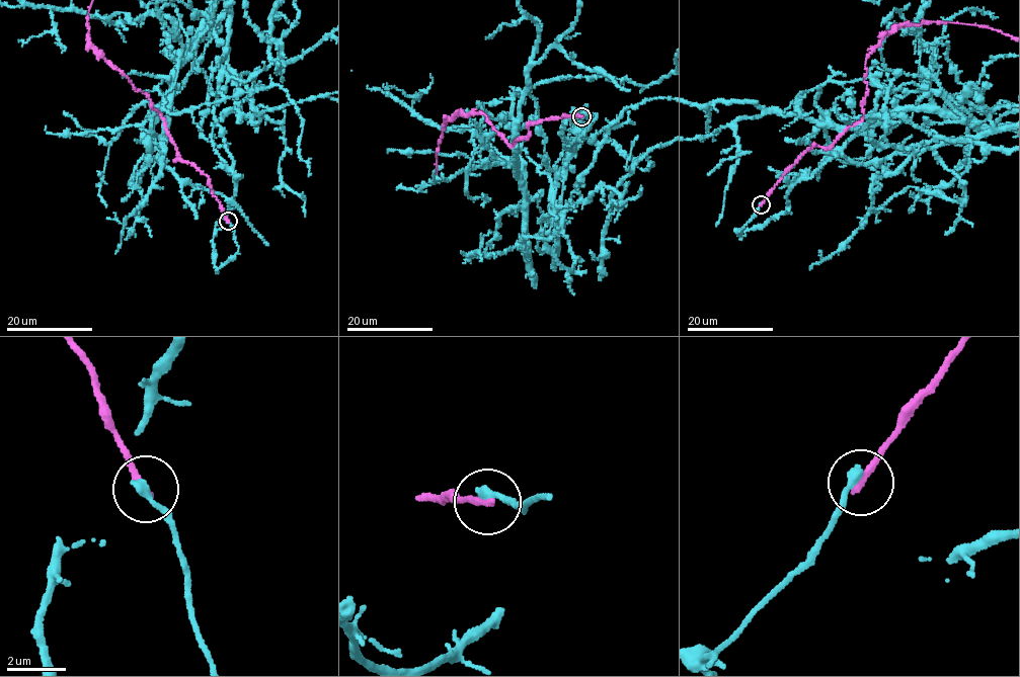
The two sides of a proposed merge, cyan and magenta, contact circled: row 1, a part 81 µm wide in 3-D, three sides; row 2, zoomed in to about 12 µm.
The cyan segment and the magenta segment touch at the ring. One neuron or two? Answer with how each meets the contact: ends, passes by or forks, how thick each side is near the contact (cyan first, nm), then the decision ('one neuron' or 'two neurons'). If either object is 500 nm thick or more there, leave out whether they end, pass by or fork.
cyan ends | magenta ends | 320/280 nm | two neurons

